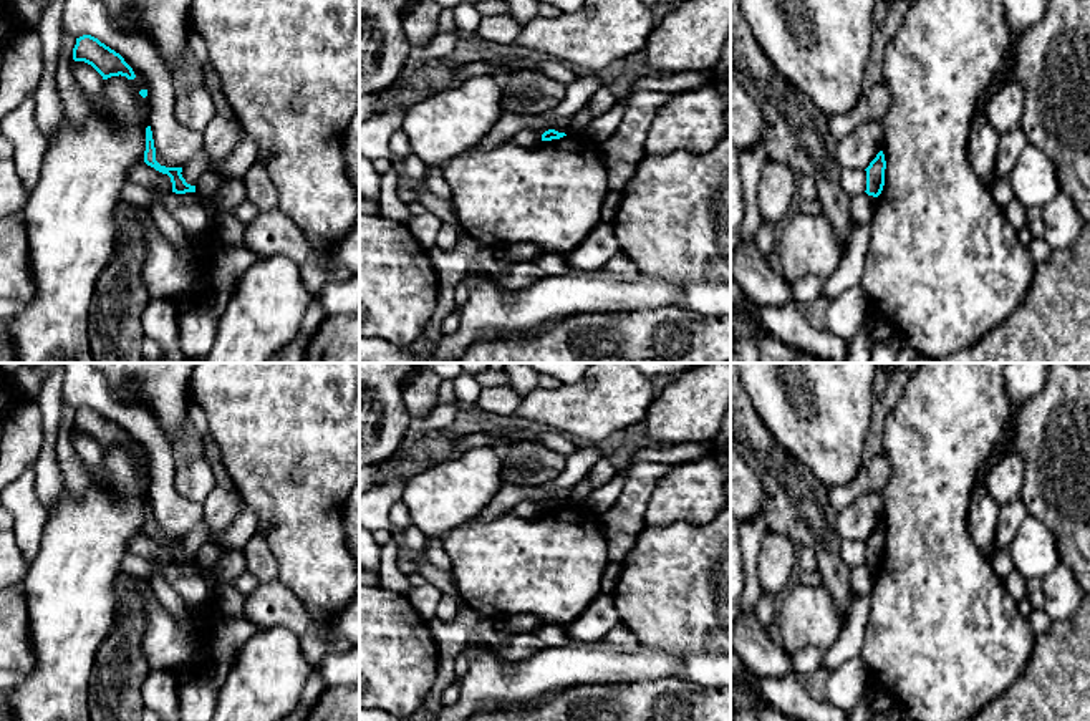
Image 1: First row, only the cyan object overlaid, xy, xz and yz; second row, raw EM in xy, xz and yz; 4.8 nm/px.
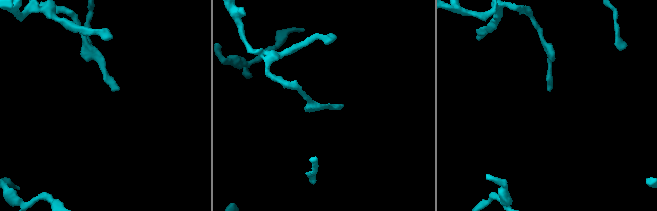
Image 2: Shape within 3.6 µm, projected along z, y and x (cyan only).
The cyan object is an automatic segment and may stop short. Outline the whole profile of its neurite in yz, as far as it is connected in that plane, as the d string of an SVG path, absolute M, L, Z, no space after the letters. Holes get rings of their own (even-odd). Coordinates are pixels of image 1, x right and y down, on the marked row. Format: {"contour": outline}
{"contour": "M883 151L876 154L876 157L870 162L870 166L865 169L866 171L866 194L878 197L883 191L885 186L885 169L886 169L886 161Z"}

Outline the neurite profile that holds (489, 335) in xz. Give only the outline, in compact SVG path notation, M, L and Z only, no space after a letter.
M558 315L553 318L548 318L535 327L528 327L523 330L487 330L484 331L475 341L494 341L494 340L527 340L547 328L555 327L557 323L560 323L562 320L565 320L567 317Z

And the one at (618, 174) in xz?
M615 162L608 166L608 192L621 192L631 176L634 174L634 164Z

